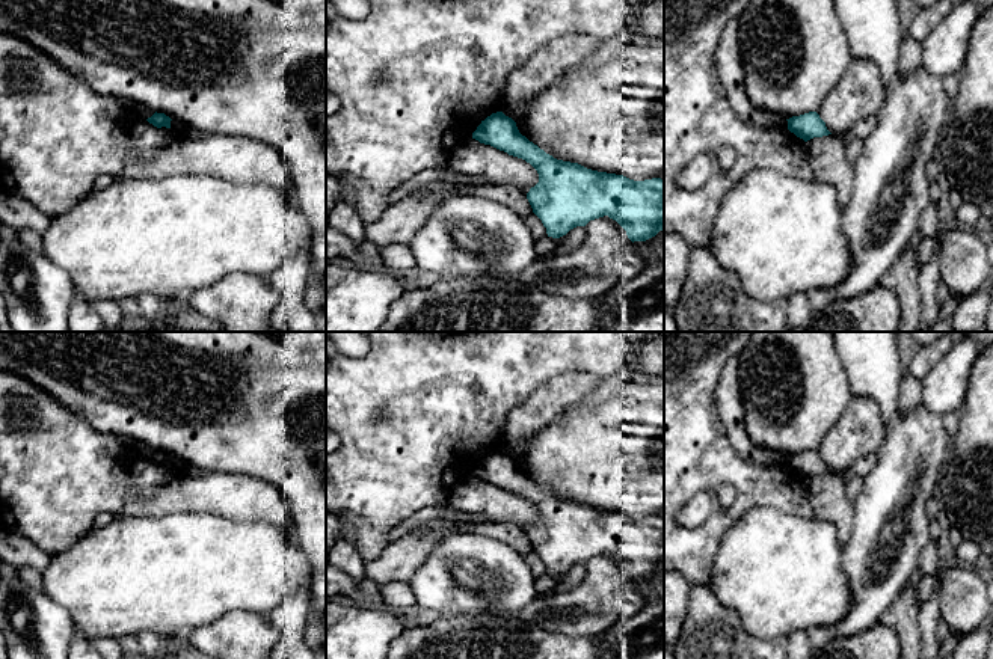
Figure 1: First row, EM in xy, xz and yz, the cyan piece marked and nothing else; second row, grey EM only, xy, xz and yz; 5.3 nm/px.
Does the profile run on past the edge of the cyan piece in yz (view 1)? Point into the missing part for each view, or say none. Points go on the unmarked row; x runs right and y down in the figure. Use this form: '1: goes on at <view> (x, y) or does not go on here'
1: does not go on here

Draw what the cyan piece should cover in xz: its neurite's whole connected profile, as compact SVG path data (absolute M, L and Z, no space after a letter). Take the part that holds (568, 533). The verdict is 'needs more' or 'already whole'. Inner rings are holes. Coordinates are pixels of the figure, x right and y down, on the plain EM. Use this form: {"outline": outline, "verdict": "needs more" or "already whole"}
{"outline": "M503 449L481 458L472 477L522 496L537 508L539 520L527 537L548 575L560 576L604 553L616 558L632 581L646 579L664 567L661 516L634 519L557 498L522 474Z", "verdict": "already whole"}

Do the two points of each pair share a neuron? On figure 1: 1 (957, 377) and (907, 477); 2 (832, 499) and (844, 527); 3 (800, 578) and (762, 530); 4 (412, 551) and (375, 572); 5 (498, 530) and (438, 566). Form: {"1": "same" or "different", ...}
{"1": "different", "2": "same", "3": "same", "4": "same", "5": "different"}

